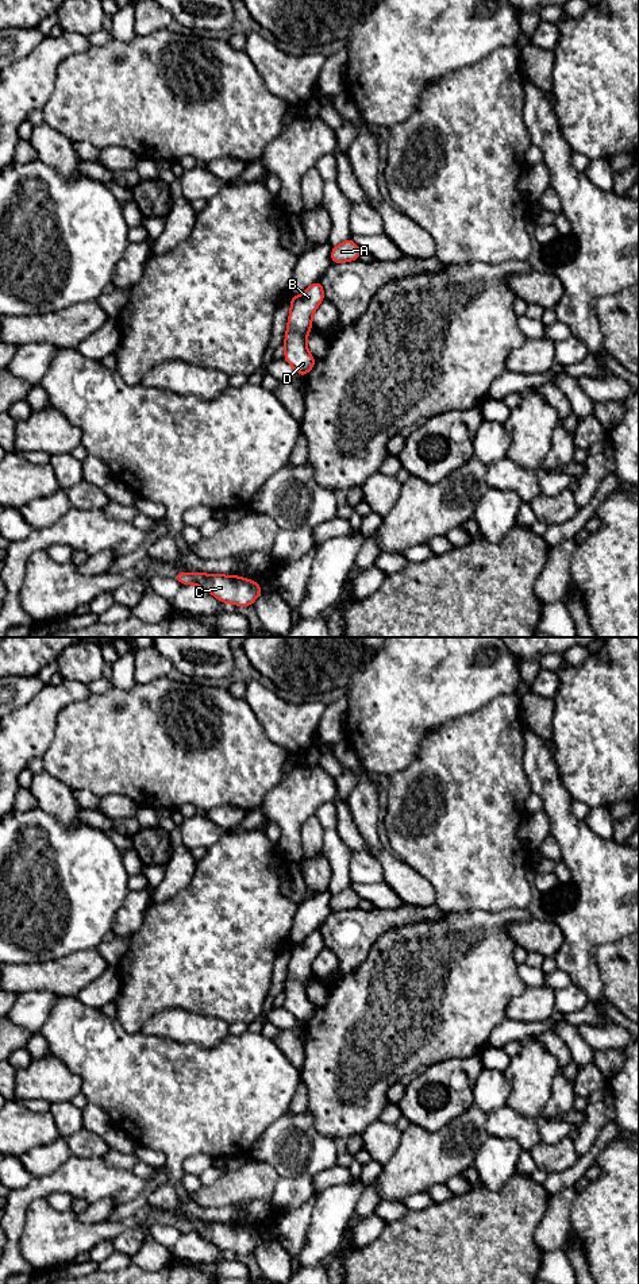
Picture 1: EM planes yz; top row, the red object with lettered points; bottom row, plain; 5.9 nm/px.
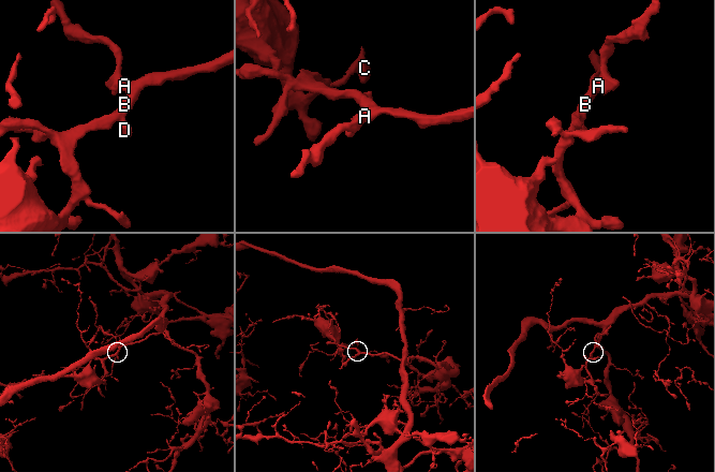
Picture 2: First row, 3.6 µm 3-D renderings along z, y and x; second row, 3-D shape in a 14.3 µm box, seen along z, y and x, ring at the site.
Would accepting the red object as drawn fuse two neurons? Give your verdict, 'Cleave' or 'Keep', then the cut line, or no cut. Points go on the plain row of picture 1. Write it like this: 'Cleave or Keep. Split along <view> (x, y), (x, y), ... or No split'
Keep. No split

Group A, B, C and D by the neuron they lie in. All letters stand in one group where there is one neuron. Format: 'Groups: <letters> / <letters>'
Groups: A B C D

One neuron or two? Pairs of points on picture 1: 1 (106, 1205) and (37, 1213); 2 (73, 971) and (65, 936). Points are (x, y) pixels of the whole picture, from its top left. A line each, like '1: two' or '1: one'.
1: two
2: two

